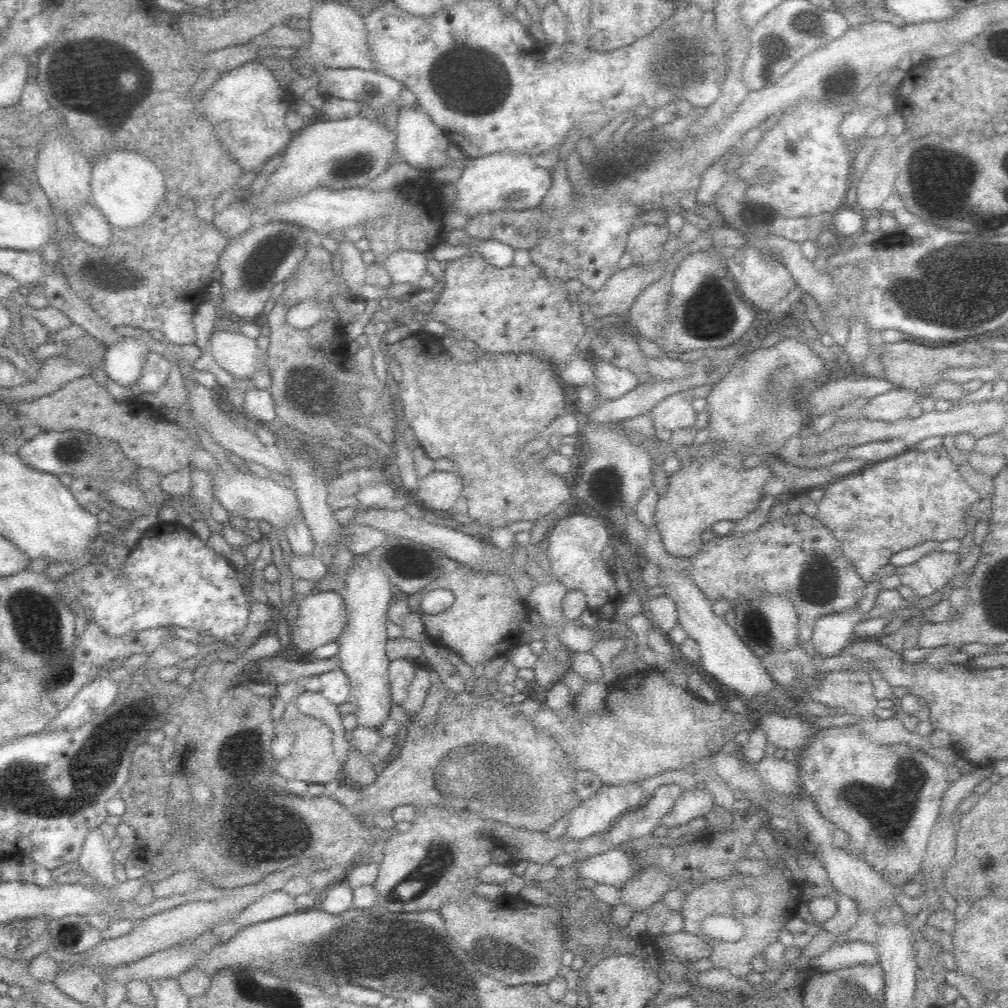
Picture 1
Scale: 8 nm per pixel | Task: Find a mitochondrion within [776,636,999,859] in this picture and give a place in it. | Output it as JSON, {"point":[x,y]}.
{"point":[889,811]}

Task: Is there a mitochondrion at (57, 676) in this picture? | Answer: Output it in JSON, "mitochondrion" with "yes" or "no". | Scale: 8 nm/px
{"mitochondrion":"yes"}

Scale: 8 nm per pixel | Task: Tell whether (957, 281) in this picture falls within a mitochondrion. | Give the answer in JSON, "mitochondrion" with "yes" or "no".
{"mitochondrion":"yes"}

